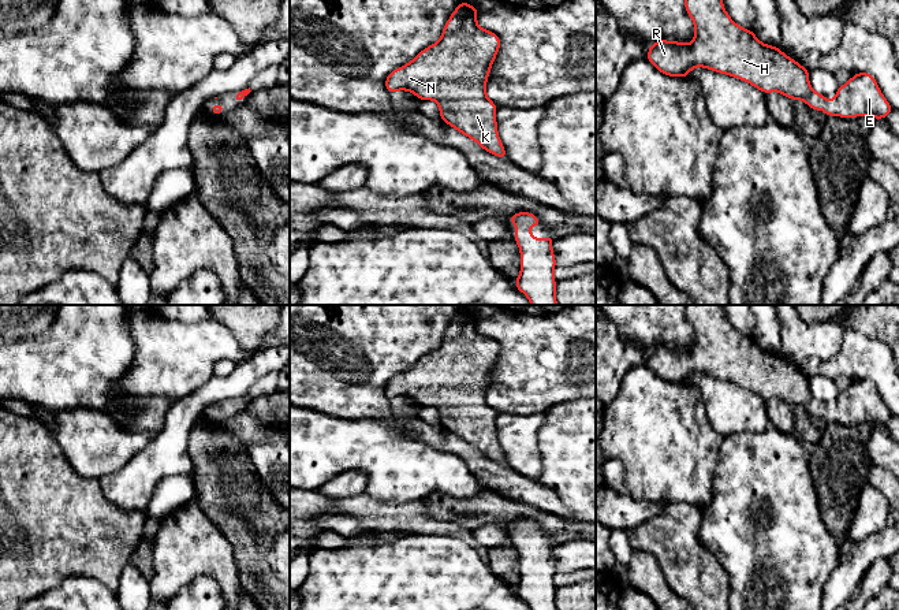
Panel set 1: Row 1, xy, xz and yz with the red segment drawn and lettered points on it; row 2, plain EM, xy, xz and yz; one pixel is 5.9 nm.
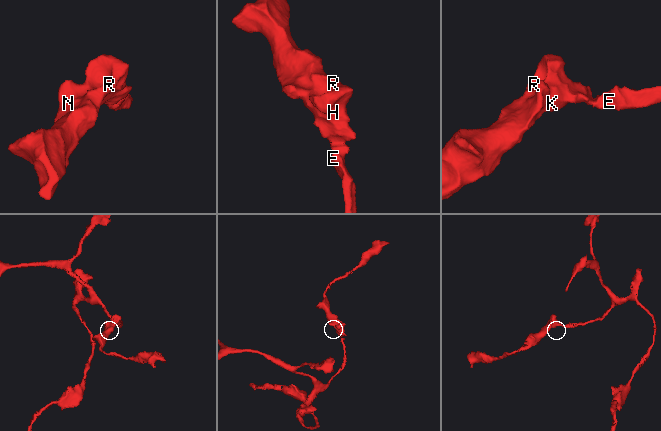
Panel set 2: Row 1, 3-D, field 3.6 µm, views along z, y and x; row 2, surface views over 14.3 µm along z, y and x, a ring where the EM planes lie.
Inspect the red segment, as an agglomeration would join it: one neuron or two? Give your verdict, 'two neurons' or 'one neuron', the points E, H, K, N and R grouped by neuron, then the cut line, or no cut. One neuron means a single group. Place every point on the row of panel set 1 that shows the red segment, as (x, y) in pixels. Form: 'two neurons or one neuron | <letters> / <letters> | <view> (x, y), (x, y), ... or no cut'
one neuron | E H K N R | no cut

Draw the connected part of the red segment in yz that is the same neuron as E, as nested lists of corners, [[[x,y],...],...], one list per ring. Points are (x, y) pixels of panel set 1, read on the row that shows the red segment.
[[[684,0],[684,7],[694,26],[694,40],[690,44],[657,40],[649,47],[646,59],[660,72],[669,77],[687,78],[694,67],[727,74],[742,79],[764,93],[779,92],[791,100],[802,100],[812,109],[822,109],[827,116],[835,115],[846,119],[870,115],[884,119],[892,107],[883,96],[876,79],[868,72],[859,72],[839,86],[836,97],[828,101],[824,94],[814,92],[809,83],[809,70],[783,53],[777,47],[762,44],[753,33],[738,26],[723,7],[723,0]]]

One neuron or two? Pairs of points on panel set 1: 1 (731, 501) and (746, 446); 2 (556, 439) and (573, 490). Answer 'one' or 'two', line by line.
1: one
2: one

